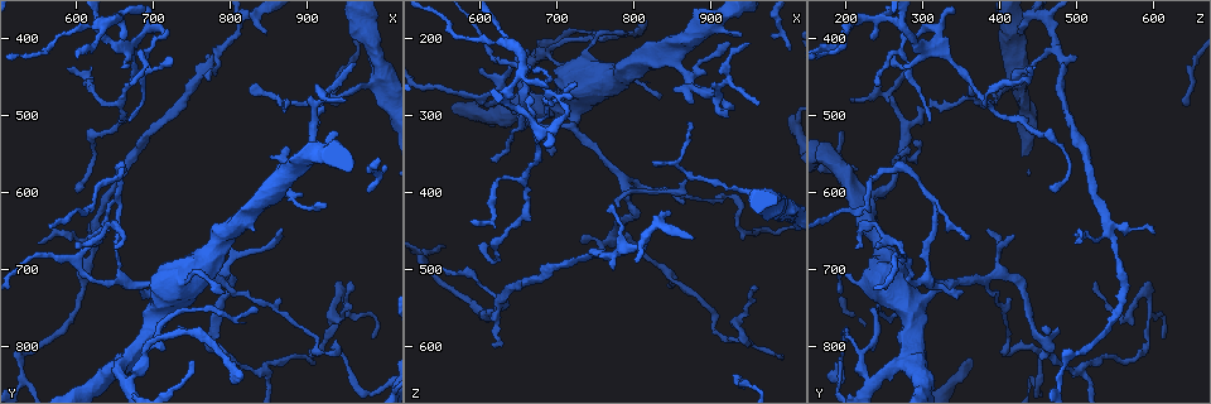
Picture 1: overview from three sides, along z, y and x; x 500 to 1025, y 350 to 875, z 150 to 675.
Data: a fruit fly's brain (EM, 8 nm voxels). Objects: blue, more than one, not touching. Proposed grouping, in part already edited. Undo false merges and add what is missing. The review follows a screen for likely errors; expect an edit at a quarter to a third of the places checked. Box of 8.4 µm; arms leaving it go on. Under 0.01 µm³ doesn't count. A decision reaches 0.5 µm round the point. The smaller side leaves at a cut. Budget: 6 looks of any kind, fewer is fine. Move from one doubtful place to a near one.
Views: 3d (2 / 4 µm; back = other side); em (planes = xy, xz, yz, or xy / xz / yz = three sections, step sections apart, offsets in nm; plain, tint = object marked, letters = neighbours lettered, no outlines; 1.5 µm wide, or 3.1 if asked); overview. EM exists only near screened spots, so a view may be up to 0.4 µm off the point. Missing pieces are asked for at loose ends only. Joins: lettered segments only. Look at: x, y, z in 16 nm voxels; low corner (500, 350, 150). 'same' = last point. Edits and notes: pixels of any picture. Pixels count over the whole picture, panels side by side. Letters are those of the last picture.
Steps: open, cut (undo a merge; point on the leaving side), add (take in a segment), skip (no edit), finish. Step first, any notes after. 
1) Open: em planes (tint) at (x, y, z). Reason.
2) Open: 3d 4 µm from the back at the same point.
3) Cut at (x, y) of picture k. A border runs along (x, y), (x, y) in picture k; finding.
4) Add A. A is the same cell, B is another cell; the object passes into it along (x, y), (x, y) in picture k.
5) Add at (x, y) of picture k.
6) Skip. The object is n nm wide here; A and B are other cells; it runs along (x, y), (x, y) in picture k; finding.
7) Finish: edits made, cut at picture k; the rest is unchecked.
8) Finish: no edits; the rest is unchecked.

Open: em 3.1 µm xz step 16 (tint) at (965, 435, 285). An open end.

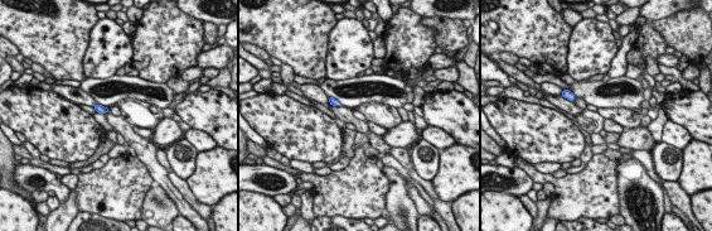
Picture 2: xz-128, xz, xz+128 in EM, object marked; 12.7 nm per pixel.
Open: em 3.1 µm planes (letters) at the same point. Cut it another way.

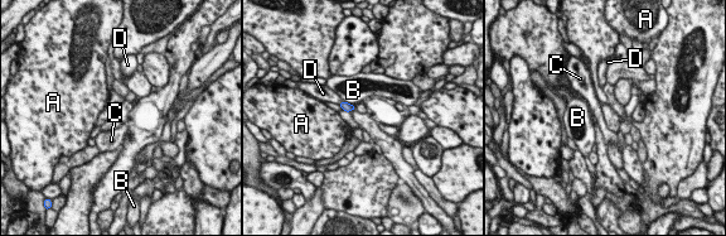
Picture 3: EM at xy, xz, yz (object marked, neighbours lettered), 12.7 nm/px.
Skip. A, B, C and D are other cells; a border runs along (353, 105), (354, 109) in picture 3; none of them fits.

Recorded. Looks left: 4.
Open: em planes (letters) at (870, 475, 315). Tapers out.

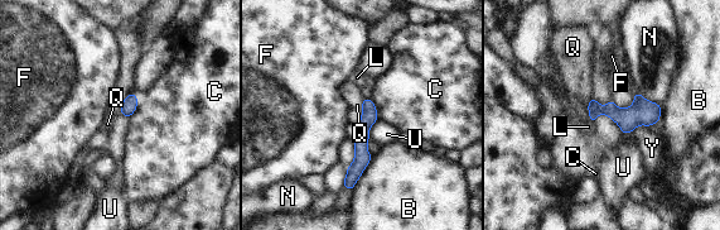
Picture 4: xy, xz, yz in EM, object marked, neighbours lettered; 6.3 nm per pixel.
Add L. L is the same cell, B, C, F, N, Q, U and Y are other cells; it goes on there.

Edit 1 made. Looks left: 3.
Finish: edits made, add at picture 4; the rest is unchecked.

